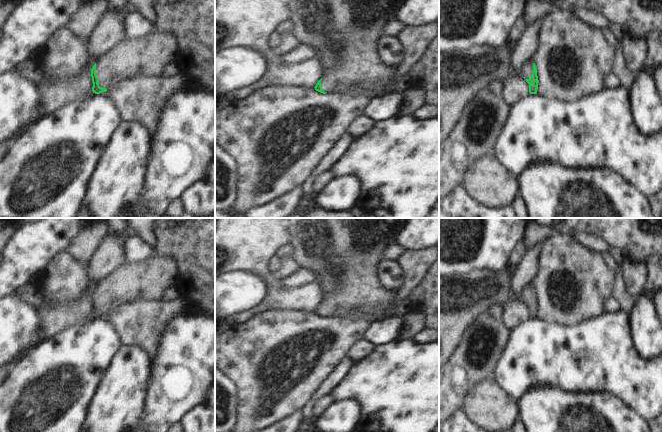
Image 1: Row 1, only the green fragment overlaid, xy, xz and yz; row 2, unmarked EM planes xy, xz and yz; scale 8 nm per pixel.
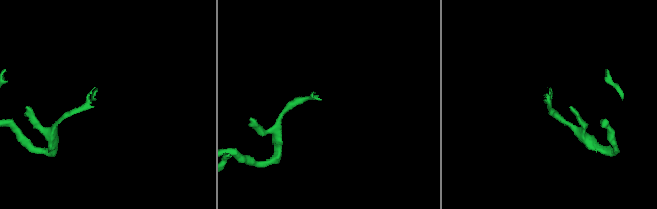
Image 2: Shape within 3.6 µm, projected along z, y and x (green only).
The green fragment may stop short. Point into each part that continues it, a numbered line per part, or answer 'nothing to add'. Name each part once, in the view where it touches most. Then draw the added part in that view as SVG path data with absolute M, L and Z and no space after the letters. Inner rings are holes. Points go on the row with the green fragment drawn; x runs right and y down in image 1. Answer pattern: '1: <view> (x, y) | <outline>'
1: xy (130, 58) | M154 29L147 37L123 39L96 60L99 86L111 89L122 80L138 78L150 71L158 76L176 50L175 36Z

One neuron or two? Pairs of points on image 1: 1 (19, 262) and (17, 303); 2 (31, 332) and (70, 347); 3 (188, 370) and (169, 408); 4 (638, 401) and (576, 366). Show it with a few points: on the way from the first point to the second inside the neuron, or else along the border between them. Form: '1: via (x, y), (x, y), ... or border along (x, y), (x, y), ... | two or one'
1: border along (24, 287), (10, 294) | two
2: border along (40, 342), (27, 352) | two
3: via (179, 379), (169, 399) | one
4: via (623, 386), (603, 366), (591, 366) | one

